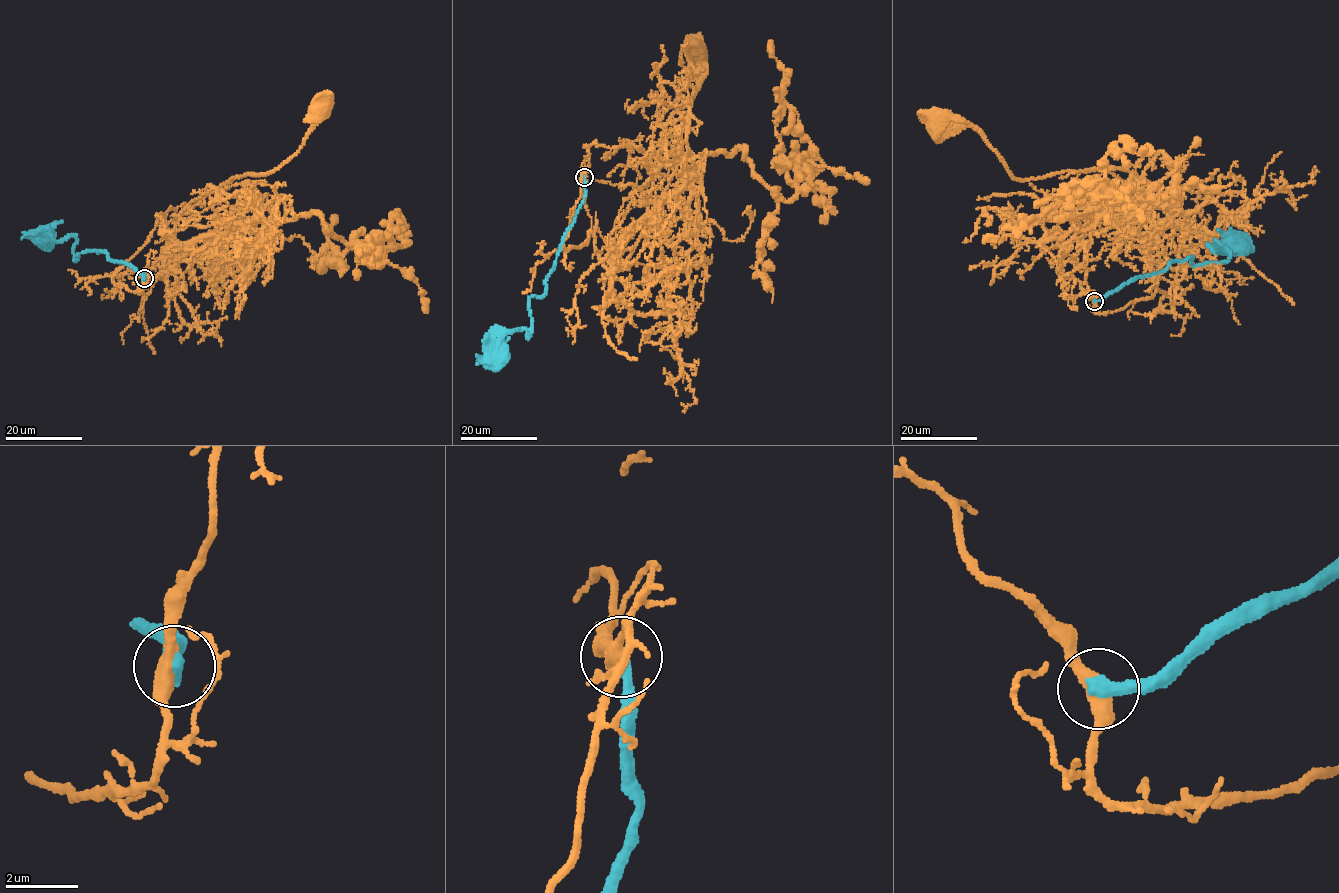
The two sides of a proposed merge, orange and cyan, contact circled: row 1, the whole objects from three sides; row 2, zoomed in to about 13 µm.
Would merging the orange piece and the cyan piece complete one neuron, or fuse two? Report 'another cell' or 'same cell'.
another cell

